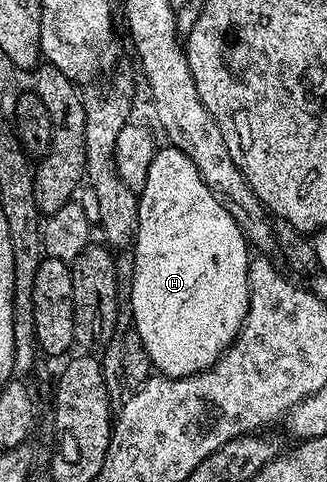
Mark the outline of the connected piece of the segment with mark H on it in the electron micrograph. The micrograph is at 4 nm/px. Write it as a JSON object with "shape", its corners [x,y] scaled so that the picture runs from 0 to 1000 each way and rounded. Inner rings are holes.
{"shape":[[[517,301],[486,303],[471,317],[471,332],[450,355],[450,380],[422,405],[422,483],[404,506],[404,535],[410,541],[410,581],[404,583],[401,649],[404,678],[440,716],[468,768],[492,774],[511,786],[572,786],[581,778],[609,778],[618,770],[639,770],[682,737],[700,728],[740,672],[752,668],[752,651],[765,639],[765,541],[771,521],[752,500],[752,488],[722,467],[709,442],[636,392],[630,378],[612,367],[599,342],[544,305]]]}

